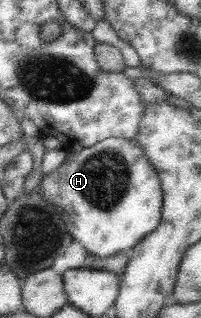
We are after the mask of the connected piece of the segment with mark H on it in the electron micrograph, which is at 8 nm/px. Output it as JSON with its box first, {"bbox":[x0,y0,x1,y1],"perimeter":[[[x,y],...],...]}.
{"bbox":[39,138,162,258],"perimeter":[[[107,138],[79,152],[68,151],[59,168],[43,174],[39,180],[39,195],[56,208],[64,230],[88,254],[97,258],[113,257],[120,250],[133,248],[158,225],[162,205],[161,187],[149,161],[143,157],[137,141]]]}

